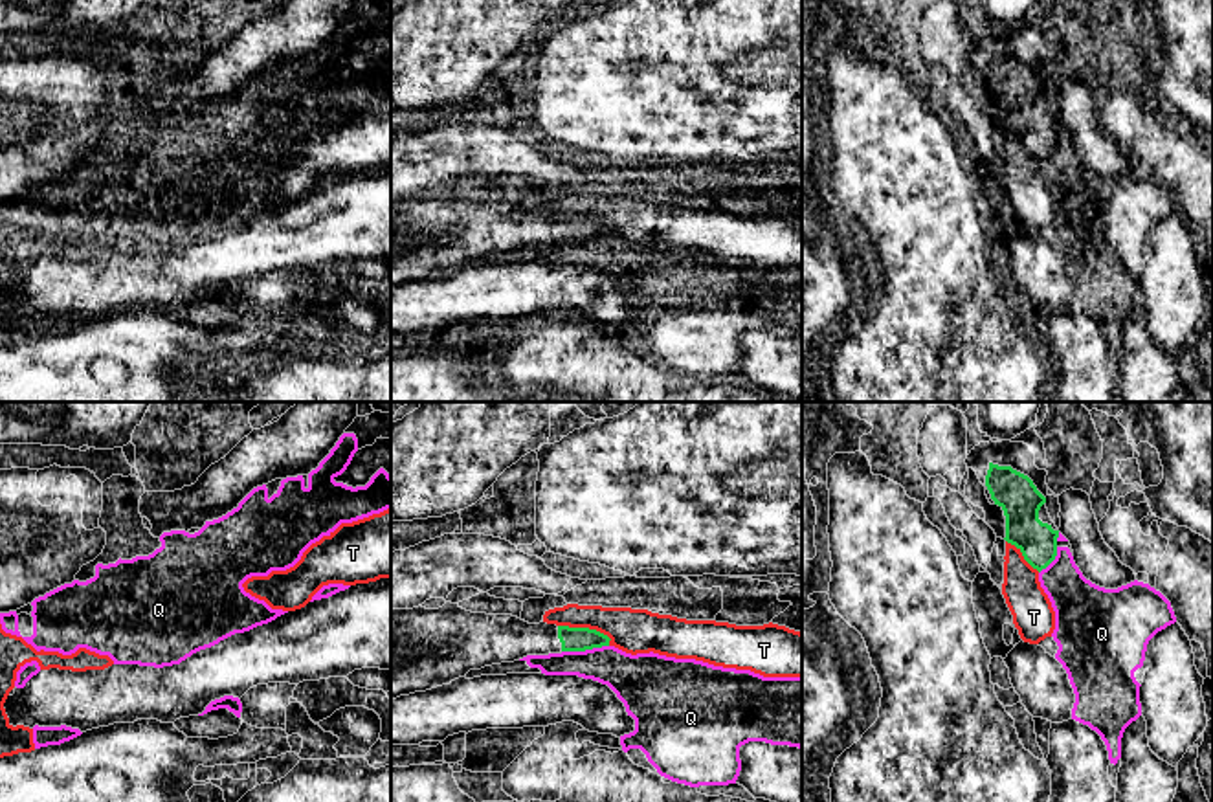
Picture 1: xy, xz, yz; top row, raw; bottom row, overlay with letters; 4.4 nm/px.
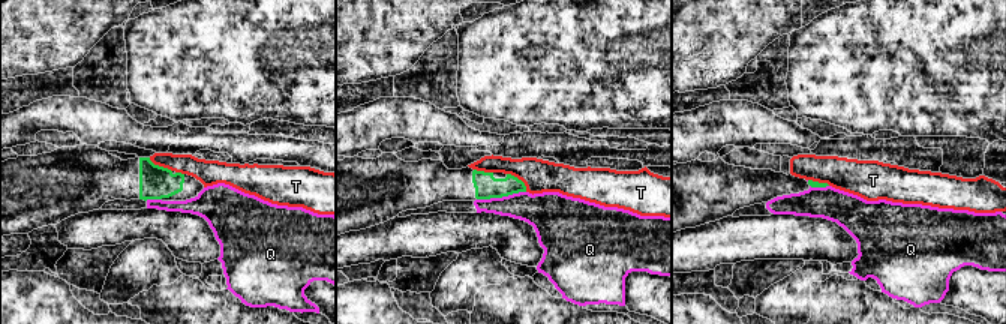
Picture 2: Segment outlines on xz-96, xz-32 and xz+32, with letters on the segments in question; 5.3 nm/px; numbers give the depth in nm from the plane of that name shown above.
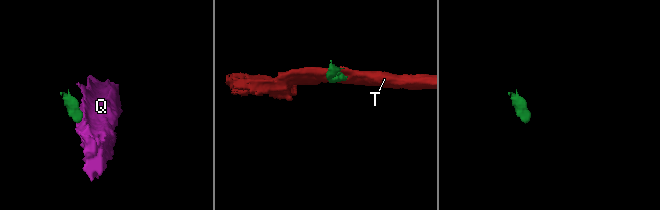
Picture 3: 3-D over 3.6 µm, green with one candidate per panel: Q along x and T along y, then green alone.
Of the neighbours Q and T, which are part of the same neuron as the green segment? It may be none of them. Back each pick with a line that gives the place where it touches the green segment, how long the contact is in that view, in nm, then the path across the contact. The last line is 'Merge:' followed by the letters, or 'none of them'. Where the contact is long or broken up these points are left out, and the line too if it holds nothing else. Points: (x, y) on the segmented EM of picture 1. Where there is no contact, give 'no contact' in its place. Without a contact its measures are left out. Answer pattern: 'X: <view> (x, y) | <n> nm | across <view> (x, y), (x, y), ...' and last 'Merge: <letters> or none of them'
Merge: none of them

